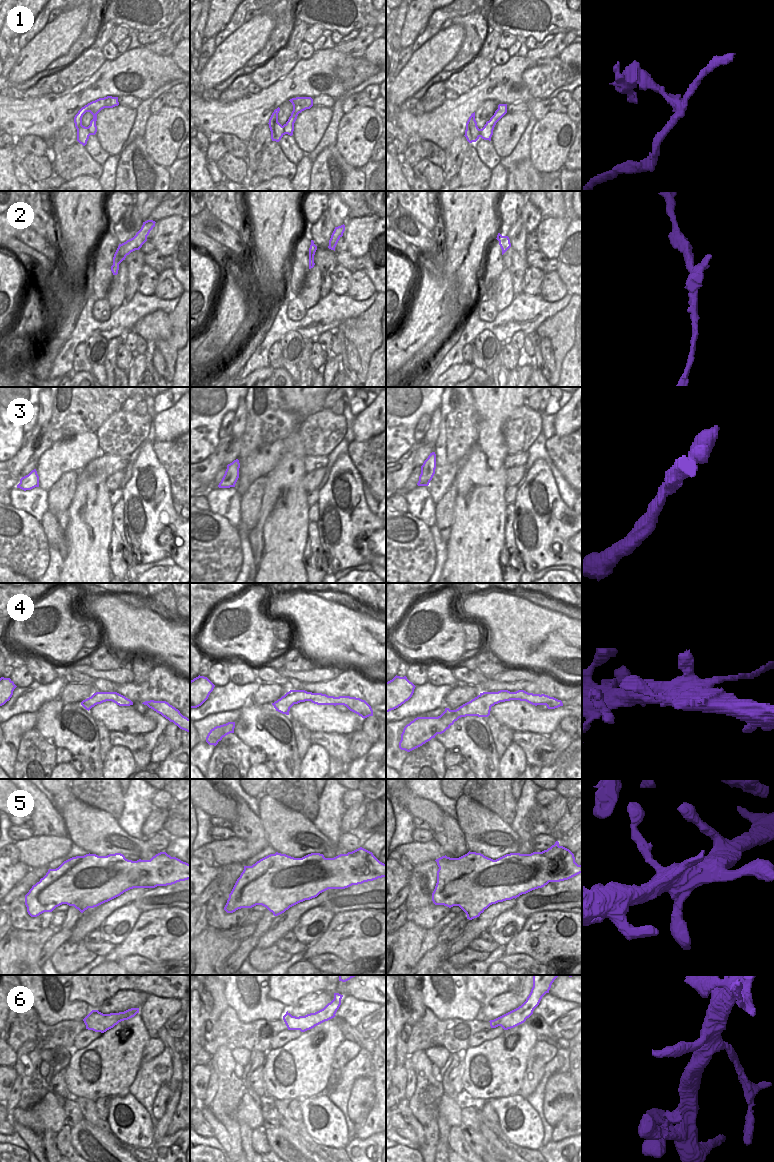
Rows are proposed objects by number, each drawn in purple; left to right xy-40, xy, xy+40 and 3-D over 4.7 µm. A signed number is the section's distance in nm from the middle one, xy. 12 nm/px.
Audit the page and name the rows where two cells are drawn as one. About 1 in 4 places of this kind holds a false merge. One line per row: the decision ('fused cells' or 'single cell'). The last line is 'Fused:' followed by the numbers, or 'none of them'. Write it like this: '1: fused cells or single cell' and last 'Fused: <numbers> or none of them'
1: single cell
2: single cell
3: single cell
4: fused cells
5: single cell
6: single cell
Fused: 4

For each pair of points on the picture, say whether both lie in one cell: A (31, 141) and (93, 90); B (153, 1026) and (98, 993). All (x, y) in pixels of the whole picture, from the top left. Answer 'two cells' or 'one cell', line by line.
A: two cells
B: two cells

